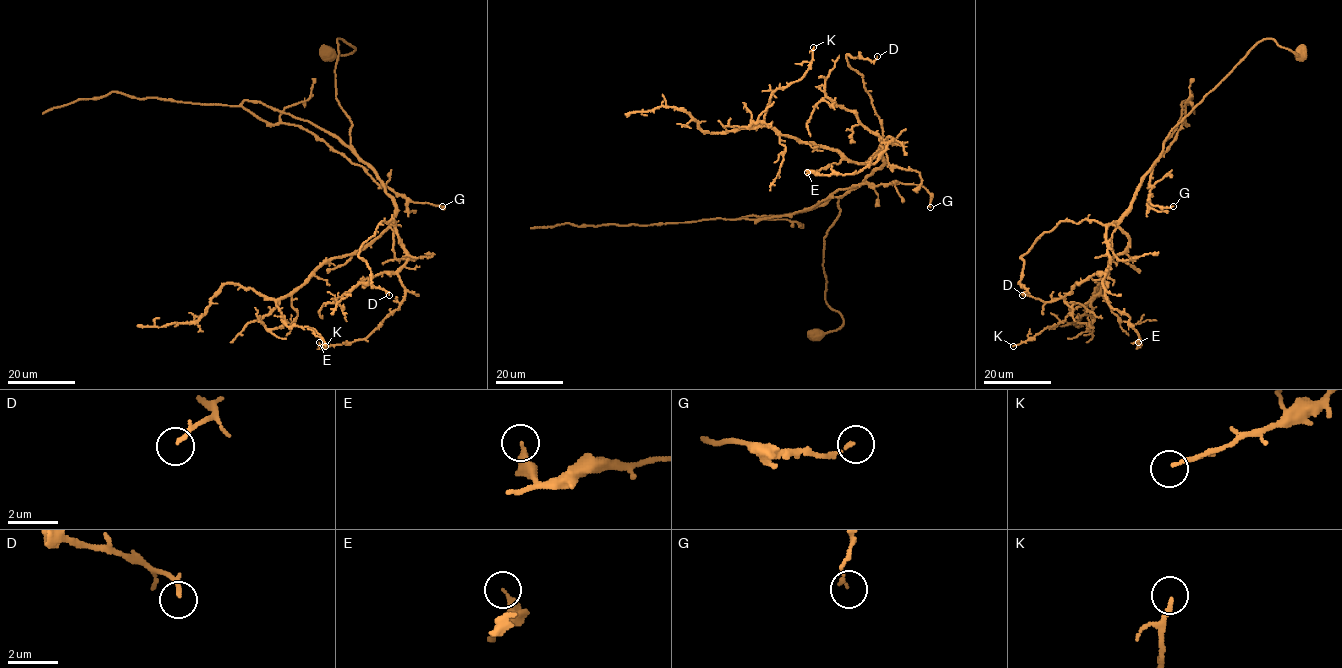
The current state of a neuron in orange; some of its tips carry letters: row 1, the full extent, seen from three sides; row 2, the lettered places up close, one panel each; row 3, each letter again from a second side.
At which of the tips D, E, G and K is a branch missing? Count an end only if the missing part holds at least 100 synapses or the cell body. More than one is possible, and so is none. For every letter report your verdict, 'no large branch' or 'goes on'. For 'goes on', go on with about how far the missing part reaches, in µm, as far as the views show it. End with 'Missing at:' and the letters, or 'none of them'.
D: no large branch
E: no large branch
G: no large branch
K: no large branch
Missing at: none of them

